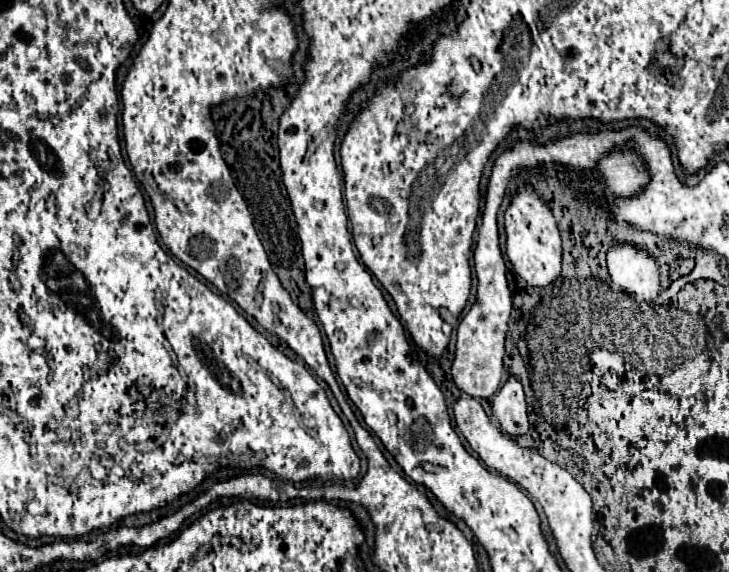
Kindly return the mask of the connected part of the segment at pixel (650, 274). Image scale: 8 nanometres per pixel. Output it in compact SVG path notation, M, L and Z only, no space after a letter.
M613 244L607 254L607 268L615 284L643 300L653 300L659 294L659 276L655 260L631 244Z

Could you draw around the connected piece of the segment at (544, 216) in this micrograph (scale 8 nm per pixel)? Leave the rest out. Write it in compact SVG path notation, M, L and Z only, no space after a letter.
M523 186L511 200L505 212L505 232L507 232L507 256L515 272L531 286L547 286L561 272L561 238L555 226L551 210L539 200L531 186Z

